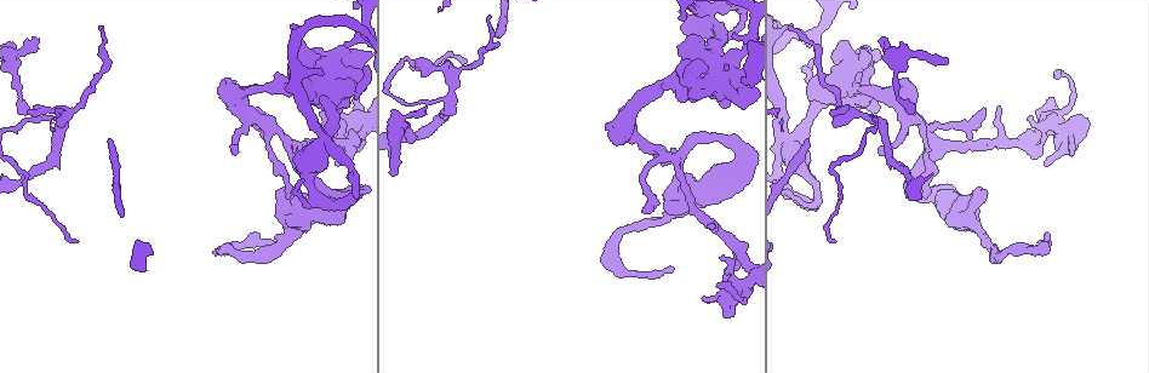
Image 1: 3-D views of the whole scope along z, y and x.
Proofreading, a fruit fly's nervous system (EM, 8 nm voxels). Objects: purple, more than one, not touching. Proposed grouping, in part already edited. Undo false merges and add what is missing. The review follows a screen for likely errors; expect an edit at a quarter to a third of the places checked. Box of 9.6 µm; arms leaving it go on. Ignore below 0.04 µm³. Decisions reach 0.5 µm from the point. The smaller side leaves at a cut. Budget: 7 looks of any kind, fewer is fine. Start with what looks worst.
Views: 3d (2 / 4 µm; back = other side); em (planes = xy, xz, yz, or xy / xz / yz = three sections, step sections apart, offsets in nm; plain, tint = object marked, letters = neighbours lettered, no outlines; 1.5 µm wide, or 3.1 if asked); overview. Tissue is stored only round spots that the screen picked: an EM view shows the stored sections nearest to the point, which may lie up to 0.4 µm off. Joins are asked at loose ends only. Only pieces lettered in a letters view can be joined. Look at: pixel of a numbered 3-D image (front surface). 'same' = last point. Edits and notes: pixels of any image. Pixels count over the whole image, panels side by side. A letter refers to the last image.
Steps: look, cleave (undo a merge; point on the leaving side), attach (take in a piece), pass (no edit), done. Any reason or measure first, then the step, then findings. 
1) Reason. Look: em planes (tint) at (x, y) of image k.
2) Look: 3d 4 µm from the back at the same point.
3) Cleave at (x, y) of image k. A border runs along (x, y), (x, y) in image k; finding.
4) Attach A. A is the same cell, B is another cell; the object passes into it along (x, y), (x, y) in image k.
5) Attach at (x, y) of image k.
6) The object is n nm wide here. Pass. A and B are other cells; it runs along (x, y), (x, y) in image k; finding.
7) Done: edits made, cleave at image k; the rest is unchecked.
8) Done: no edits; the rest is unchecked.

End of a long branch. Look: 3d 2 µm at (102, 26) of image 1.

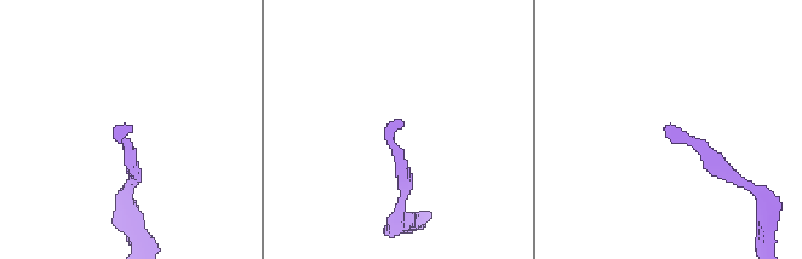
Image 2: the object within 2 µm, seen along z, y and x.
Need the tissue. Look: em planes (letters) at (400, 120) of image 2.

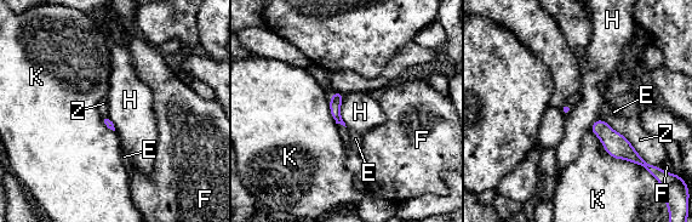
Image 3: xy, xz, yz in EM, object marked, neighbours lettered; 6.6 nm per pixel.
Pass. E, F, H, K and Z are other cells; a border runs along (343, 95), (341, 118), (347, 126) in image 3; none of them fits.

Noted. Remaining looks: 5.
Branch stops here. Look: 3d 4 µm at (685, 20) of image 1.

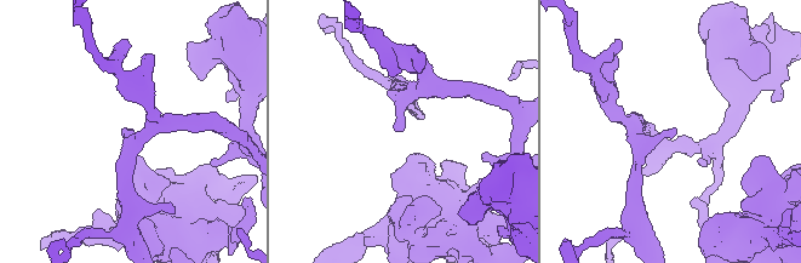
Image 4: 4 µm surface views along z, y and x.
Shape alone is not enough. Look: em planes (letters) at (400, 131) of image 4.

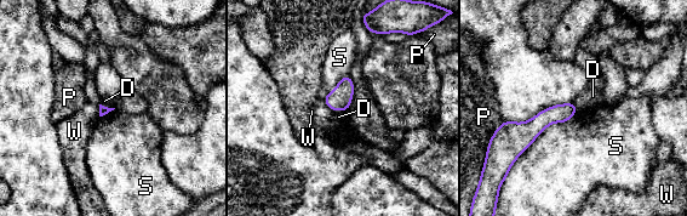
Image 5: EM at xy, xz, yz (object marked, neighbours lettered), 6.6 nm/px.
Pass. D, P, S and W are other cells; none of them fits.

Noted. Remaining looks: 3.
Branch stops here. Look: em xz step 4 (tint) at (413, 141) of image 1.

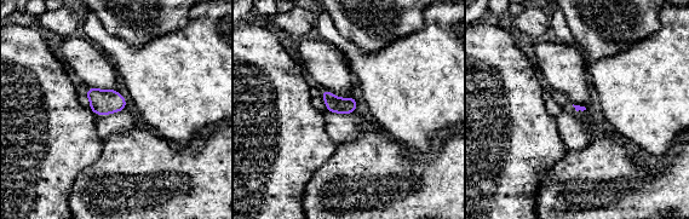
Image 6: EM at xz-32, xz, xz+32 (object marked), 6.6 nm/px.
Another direction. Look: em planes (letters) at the same point.

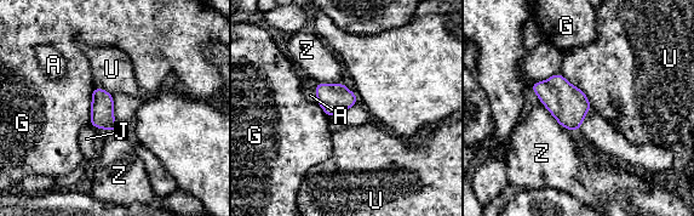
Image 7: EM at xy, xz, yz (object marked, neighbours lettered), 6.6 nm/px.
The longest contact is with U, 320 nm. Pass. A, G, J, U and Z are other cells; no lettered piece goes on from it.

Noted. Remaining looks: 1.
Done: no edits; the rest is unchecked.

